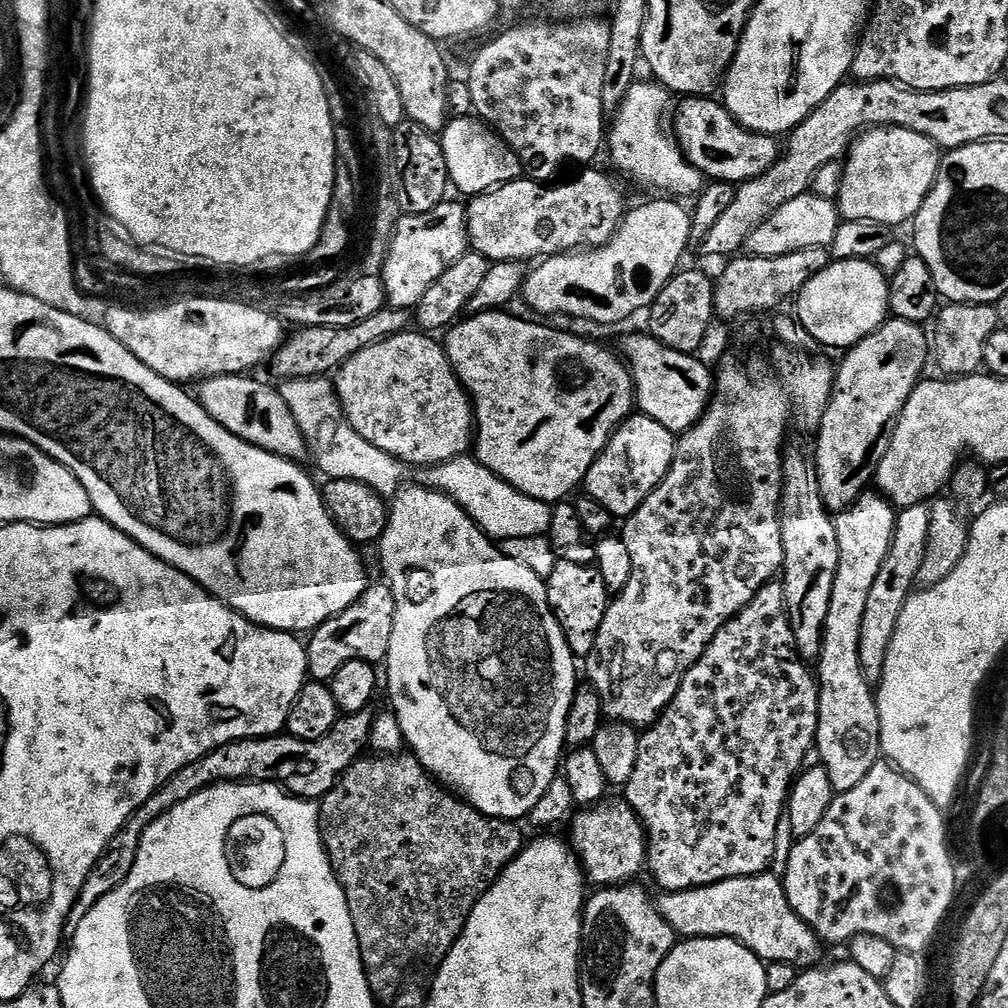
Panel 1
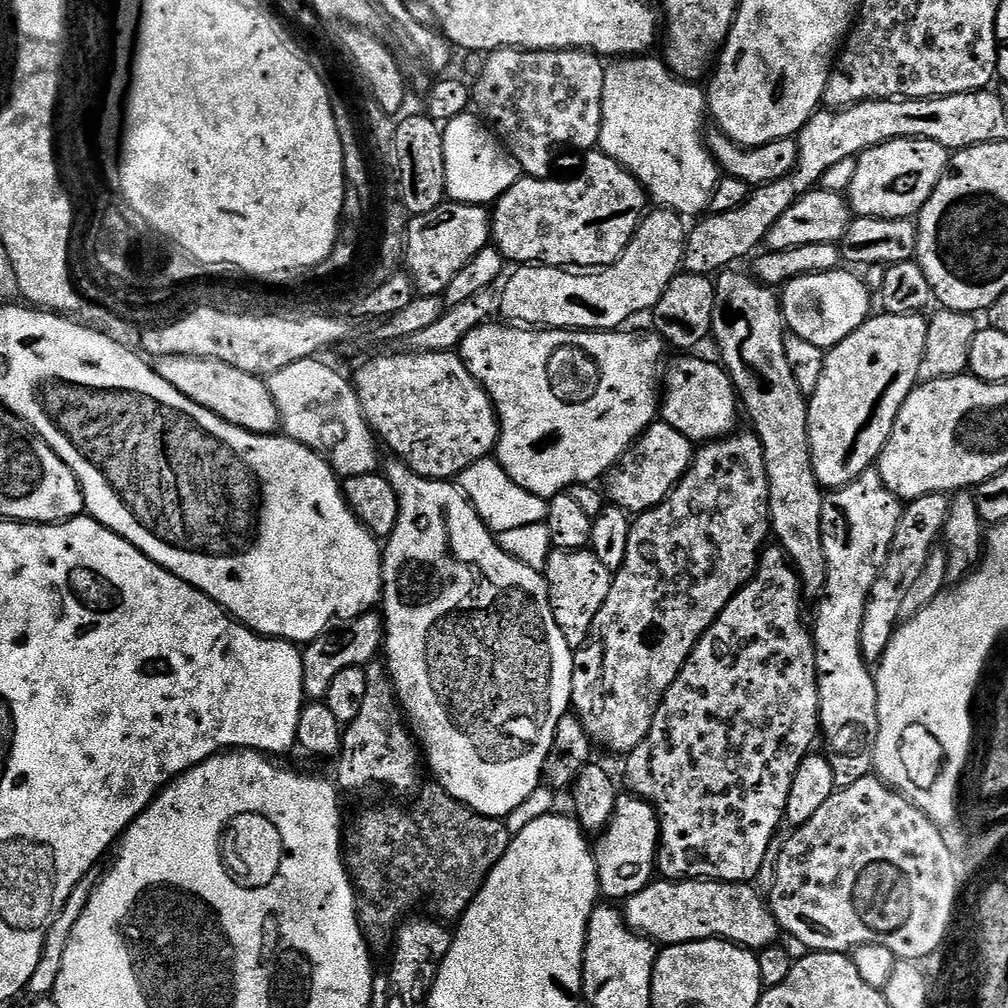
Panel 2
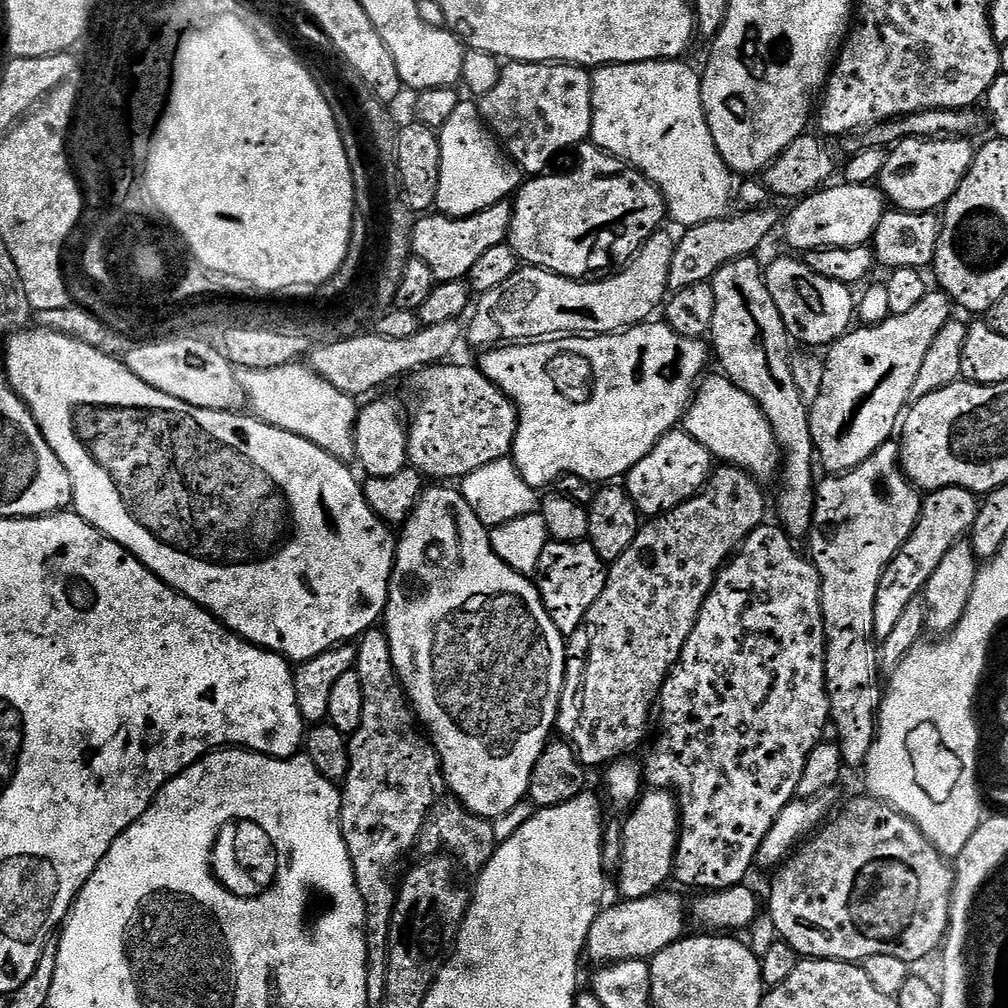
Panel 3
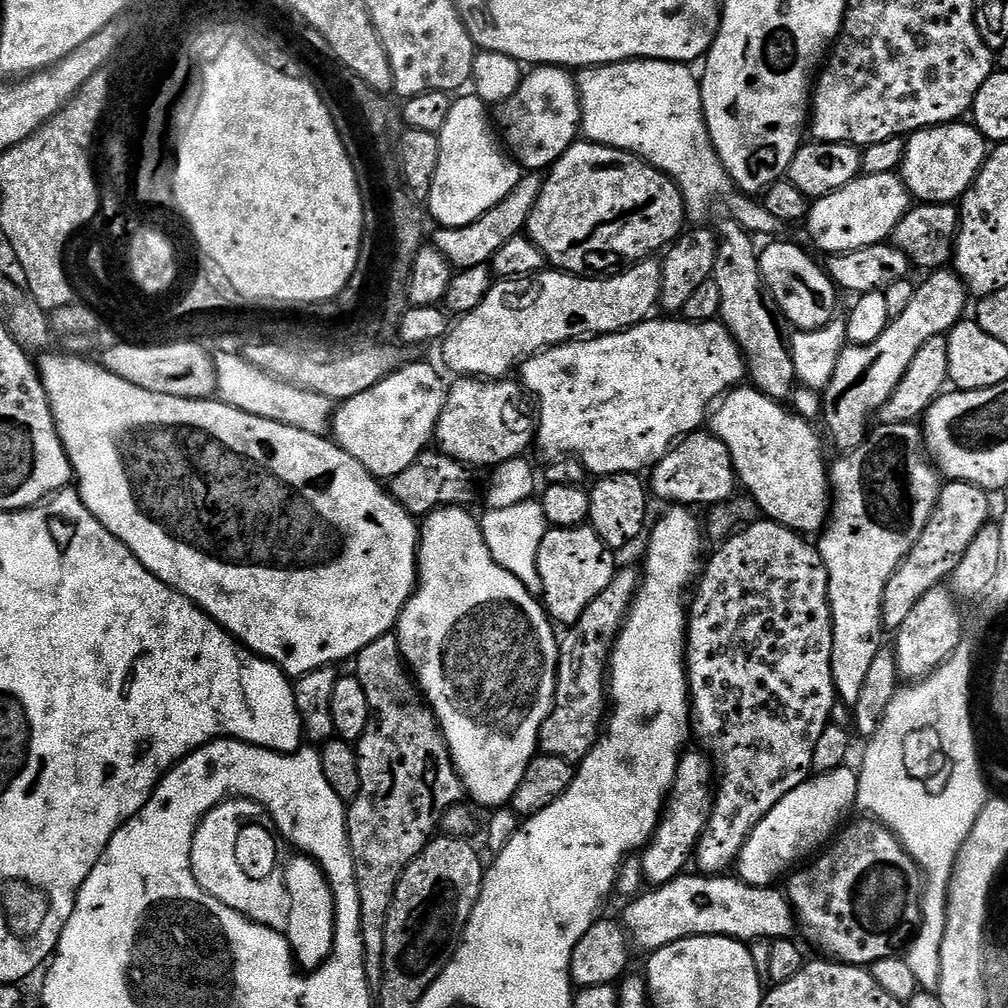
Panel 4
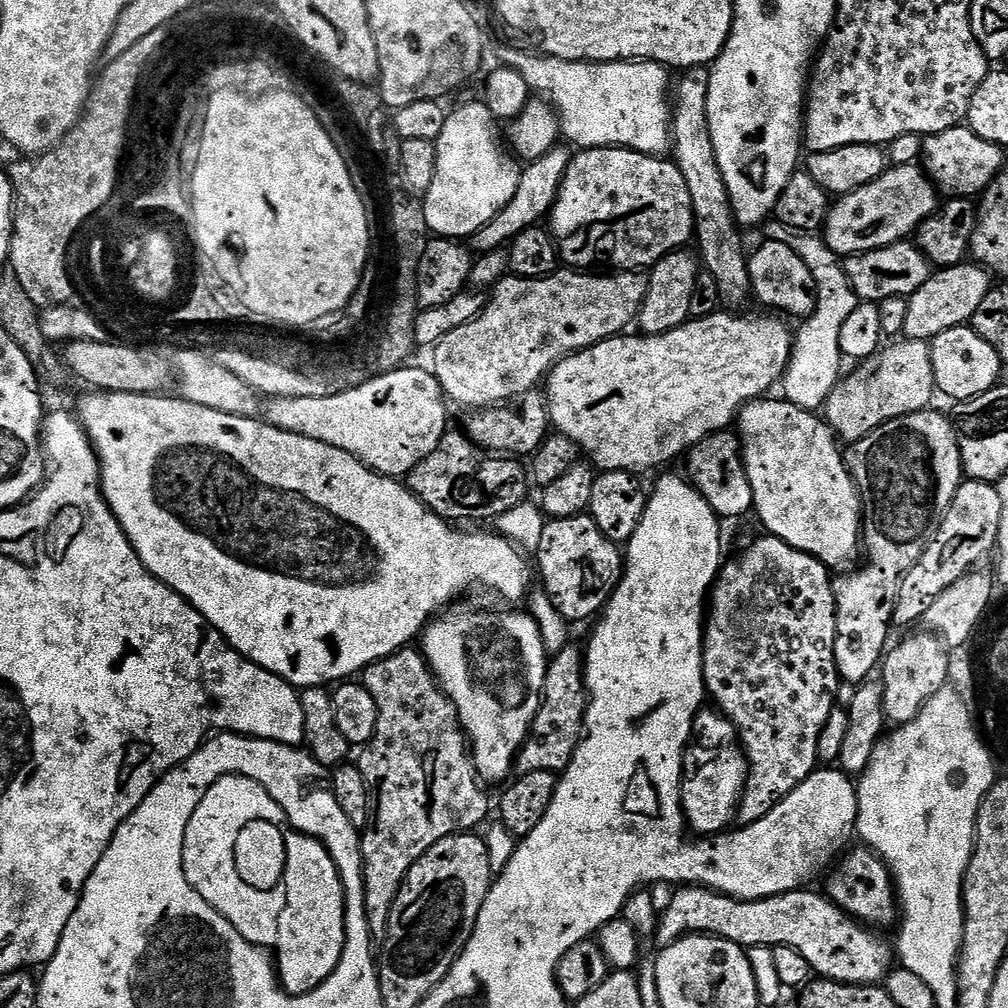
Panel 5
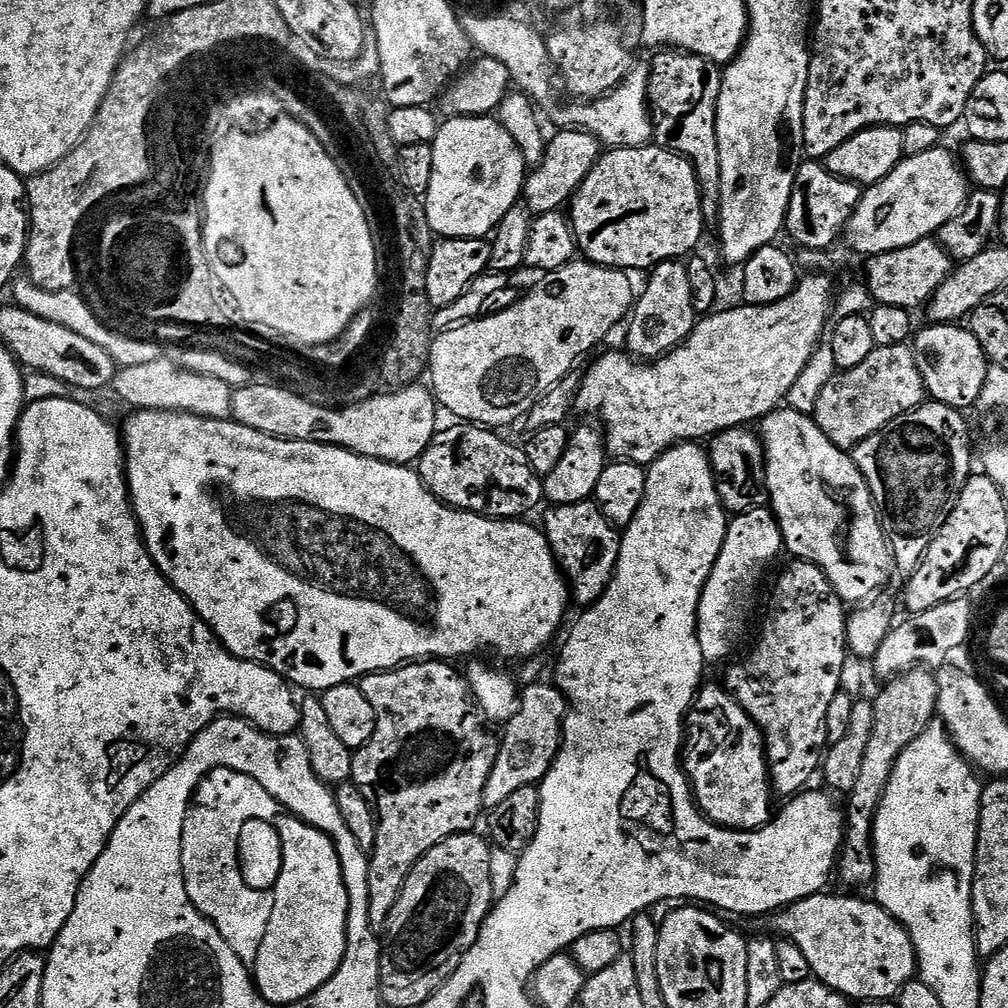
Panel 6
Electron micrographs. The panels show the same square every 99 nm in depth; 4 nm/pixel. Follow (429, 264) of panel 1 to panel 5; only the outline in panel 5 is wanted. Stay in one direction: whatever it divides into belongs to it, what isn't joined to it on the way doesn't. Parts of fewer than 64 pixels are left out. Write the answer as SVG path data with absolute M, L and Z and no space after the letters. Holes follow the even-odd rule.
M557 146L550 149L542 158L531 161L521 171L518 190L514 198L510 198L508 205L497 214L486 226L482 226L470 237L470 244L477 253L483 254L490 250L498 250L511 245L522 230L539 225L540 220L551 213L558 190L562 186L562 178L566 174L568 164L572 160L573 153L567 147ZM565 148L565 149L564 149Z

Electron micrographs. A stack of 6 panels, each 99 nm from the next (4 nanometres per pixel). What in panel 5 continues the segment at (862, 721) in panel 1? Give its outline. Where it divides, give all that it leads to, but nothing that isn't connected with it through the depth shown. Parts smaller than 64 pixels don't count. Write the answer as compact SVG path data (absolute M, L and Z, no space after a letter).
M932 411L894 418L855 441L846 452L848 471L860 489L862 552L866 560L868 556L868 565L845 571L832 581L836 595L834 658L845 684L859 686L875 668L877 671L889 647L888 631L894 628L892 615L900 578L922 558L934 522L954 502L954 494L966 476L953 421Z

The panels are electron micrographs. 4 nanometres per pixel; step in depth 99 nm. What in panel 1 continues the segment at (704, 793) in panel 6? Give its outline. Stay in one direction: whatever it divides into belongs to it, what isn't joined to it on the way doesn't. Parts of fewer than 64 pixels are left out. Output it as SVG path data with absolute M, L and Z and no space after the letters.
M605 798L599 804L591 805L587 810L578 812L570 820L570 825L572 824L570 847L578 857L583 871L586 873L587 883L589 885L596 884L592 886L624 886L629 882L635 881L632 879L639 872L643 873L646 868L648 837L644 834L644 827L638 818L638 814L628 805L628 801L623 798L617 798L617 800Z

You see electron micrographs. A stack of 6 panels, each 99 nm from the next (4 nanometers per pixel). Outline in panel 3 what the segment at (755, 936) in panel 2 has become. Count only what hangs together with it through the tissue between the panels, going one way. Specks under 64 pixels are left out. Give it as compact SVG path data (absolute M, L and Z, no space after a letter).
M661 890L652 896L638 898L637 900L621 899L620 904L613 908L601 907L600 912L594 918L590 926L590 934L584 943L584 956L593 960L593 965L603 966L605 964L617 964L619 960L646 960L651 961L653 956L657 956L666 946L670 946L674 941L681 939L685 935L684 929L684 900L680 896L675 896L669 890Z

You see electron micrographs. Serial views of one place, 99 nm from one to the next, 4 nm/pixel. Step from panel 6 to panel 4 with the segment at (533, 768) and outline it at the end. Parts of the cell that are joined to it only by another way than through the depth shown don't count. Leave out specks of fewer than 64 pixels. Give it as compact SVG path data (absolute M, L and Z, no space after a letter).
M621 567L610 582L610 586L606 586L606 590L602 590L602 594L598 594L598 598L594 598L594 602L590 602L590 606L586 606L586 610L578 623L571 625L565 631L568 632L565 636L563 633L562 639L559 641L560 661L556 667L556 704L540 731L538 748L543 755L557 756L576 766L588 757L590 750L600 739L602 729L606 724L606 673L610 667L610 653L616 635L624 624L628 609L632 606L637 587L637 569L635 572L632 568Z

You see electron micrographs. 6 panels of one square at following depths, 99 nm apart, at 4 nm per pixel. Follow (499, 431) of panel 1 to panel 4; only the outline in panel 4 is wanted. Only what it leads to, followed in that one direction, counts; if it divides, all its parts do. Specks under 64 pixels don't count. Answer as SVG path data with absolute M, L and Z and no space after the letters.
M649 318L643 324L635 324L633 328L626 328L623 332L609 332L607 334L596 334L591 338L569 340L566 344L556 344L552 348L545 348L544 351L528 357L523 364L519 365L519 379L523 387L534 397L535 407L538 409L538 423L536 426L535 443L540 444L544 452L549 452L549 457L556 458L563 454L568 458L575 458L584 464L593 477L613 476L623 472L635 472L637 474L651 469L652 465L672 449L673 444L681 441L692 432L701 431L703 422L710 412L710 405L719 401L721 397L732 391L733 388L743 385L746 380L746 365L744 354L736 345L736 340L724 327L719 319L707 320L701 324L694 324L691 320L683 318L664 318L668 320L656 320Z

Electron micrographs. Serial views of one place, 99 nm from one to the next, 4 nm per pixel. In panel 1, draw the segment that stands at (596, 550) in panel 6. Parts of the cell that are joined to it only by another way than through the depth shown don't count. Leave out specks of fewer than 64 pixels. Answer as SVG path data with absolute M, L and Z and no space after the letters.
M557 559L554 574L547 576L546 583L548 604L552 607L552 613L556 615L558 626L563 630L573 656L591 657L596 651L596 635L610 603L610 593L606 590L606 582L602 582L602 574L591 564Z

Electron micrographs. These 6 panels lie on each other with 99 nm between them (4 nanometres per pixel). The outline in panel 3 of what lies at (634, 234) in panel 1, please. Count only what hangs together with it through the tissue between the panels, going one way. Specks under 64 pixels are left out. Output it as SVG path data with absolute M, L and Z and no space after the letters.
M661 230L653 234L640 247L639 252L615 274L607 278L592 278L587 282L559 276L544 268L521 267L510 278L506 278L502 286L483 293L475 301L474 311L471 313L472 321L466 324L466 340L469 340L474 347L480 348L479 350L487 350L505 342L535 342L553 334L611 334L631 328L633 324L643 324L651 317L648 315L656 307L657 311L665 303L669 295L670 262L674 262L675 249L674 236L667 230Z

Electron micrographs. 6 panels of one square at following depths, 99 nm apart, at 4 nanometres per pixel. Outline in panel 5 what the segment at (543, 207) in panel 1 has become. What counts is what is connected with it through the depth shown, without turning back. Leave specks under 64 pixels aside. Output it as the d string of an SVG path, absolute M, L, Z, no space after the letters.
M586 148L577 151L568 164L566 174L562 178L562 186L556 195L556 201L550 213L550 231L556 240L556 246L560 250L561 261L572 270L588 270L591 264L609 264L612 270L648 270L652 265L662 259L666 254L683 249L684 244L693 239L696 223L692 213L692 203L690 202L690 186L686 186L686 178L682 178L682 170L668 158L659 156L647 156L641 152L636 152L632 148Z

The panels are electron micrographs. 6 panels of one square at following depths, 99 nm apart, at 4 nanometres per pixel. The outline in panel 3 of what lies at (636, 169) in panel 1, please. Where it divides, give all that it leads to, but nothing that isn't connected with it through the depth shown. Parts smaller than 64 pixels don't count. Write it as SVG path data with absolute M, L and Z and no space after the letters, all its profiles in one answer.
M683 59L647 60L637 64L605 64L591 73L592 77L592 135L596 147L636 168L664 196L669 221L681 224L687 230L702 222L722 220L729 215L728 203L734 200L733 173L722 158L710 134L704 113L701 73Z

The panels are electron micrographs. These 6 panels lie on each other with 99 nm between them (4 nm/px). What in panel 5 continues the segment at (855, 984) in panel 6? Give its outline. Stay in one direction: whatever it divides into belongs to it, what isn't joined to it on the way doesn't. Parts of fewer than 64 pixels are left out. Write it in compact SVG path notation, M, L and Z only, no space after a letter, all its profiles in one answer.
M680 886L675 889L672 901L663 905L658 916L658 923L654 929L654 936L660 939L661 945L672 944L681 936L689 934L707 934L720 936L723 940L729 940L740 945L745 950L754 947L777 948L778 946L790 946L810 962L813 973L825 980L836 980L840 984L871 984L879 985L884 977L894 967L894 948L891 943L883 940L879 931L865 926L858 920L852 919L827 895L812 890L797 890L778 894L761 900L739 900L733 896L727 896L725 892L715 892L712 888L703 886Z

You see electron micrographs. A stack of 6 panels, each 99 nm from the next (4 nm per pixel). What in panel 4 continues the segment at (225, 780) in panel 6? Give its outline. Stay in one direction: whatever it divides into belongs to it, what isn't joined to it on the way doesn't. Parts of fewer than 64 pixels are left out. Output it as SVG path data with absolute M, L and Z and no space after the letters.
M229 798L205 814L196 827L192 843L192 869L198 886L218 902L238 910L243 916L264 924L267 928L287 929L290 922L290 890L280 878L261 879L252 876L240 862L238 855L240 837L248 828L267 828L270 820L263 804L243 798Z

